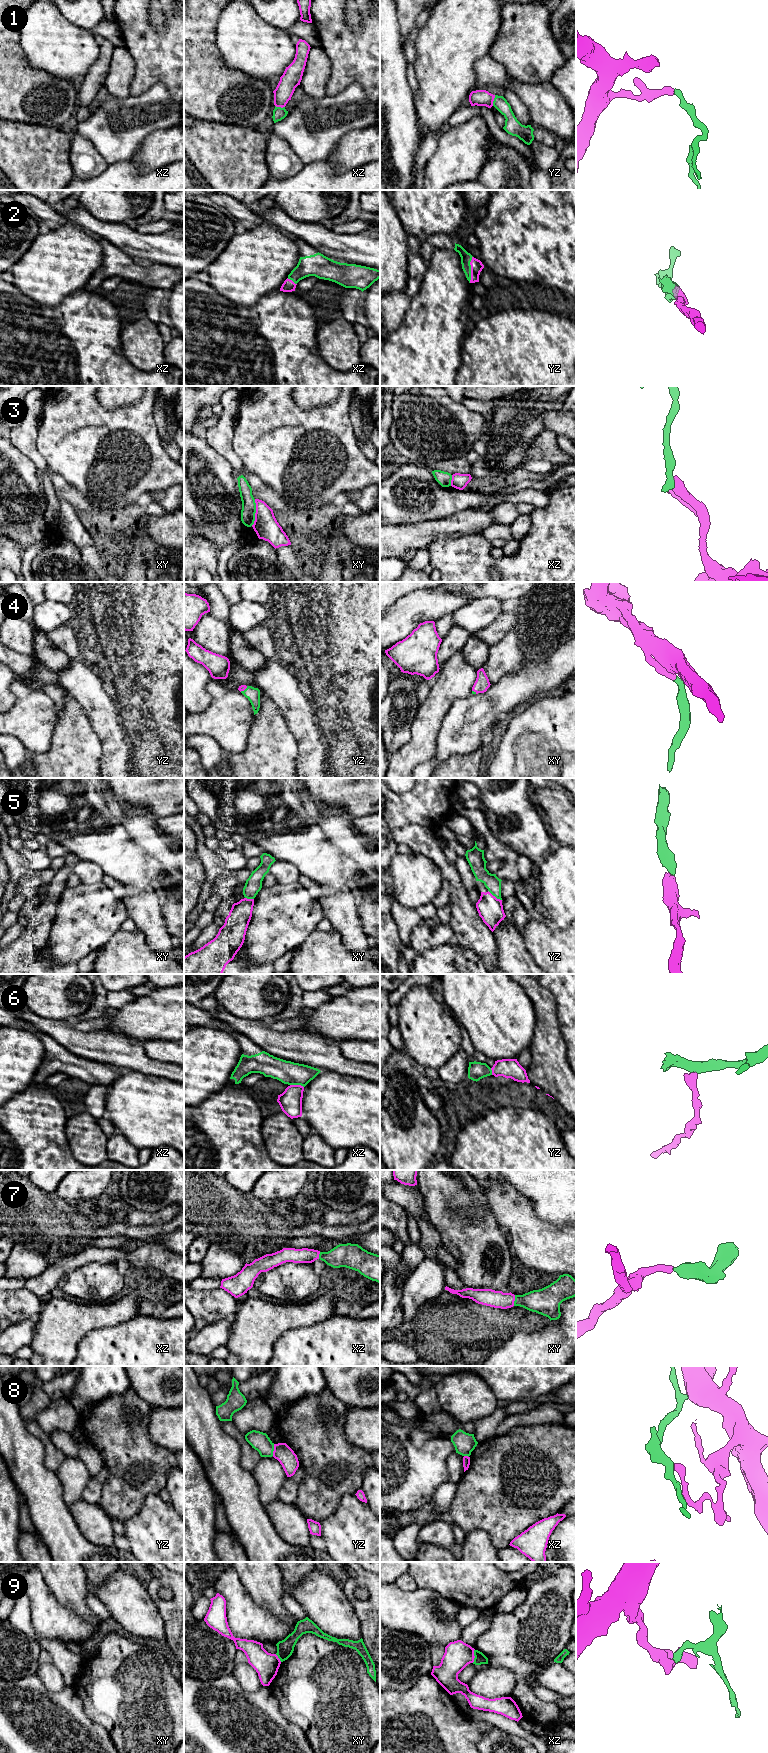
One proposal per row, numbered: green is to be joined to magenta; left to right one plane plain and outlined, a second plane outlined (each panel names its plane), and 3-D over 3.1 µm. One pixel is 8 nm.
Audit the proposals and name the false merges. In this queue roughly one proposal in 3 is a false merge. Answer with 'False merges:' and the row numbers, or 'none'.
False merges: 3, 6, 8, 9

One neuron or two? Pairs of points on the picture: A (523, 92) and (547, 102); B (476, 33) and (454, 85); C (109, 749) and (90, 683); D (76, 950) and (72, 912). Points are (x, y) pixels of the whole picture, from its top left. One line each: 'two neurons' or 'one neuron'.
A: one neuron
B: one neuron
C: one neuron
D: one neuron

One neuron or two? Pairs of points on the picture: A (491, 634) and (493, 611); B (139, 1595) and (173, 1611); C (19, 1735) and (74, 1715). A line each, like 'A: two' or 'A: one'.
A: two
B: two
C: one

